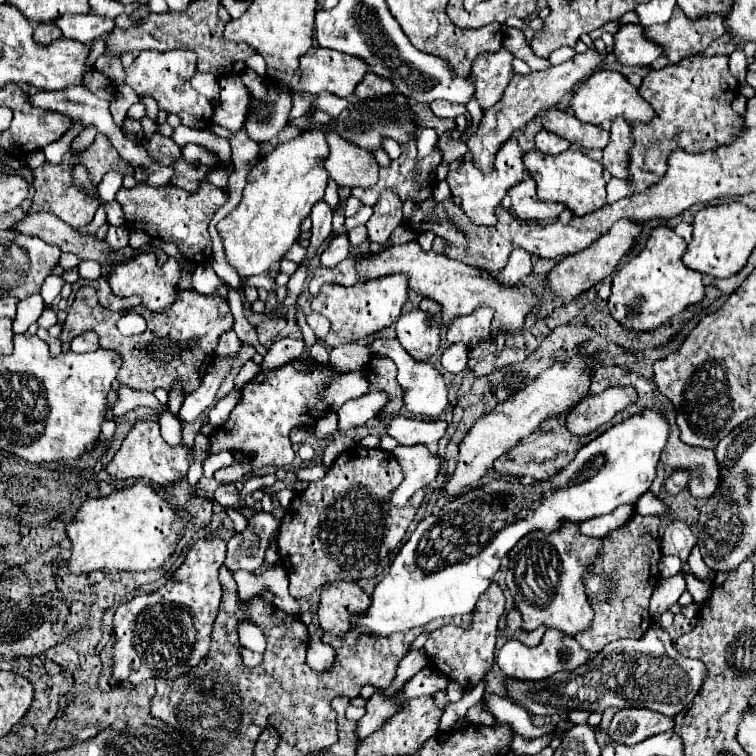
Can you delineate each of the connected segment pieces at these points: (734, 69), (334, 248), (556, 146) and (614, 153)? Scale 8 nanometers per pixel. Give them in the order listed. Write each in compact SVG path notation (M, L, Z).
M737 48L737 50L729 56L729 68L731 68L731 74L733 74L739 82L745 82L745 74L747 74L747 58L745 58L743 48Z
M339 234L323 250L319 260L321 260L321 266L337 266L347 256L349 256L349 238L347 238L347 234Z
M541 130L541 132L537 132L537 136L535 136L535 148L537 148L539 152L543 152L543 154L561 154L561 152L565 152L569 146L571 146L571 144L569 144L565 138L561 138L561 136L557 136L557 134L551 134L551 132L547 132L547 130Z
M615 118L611 126L611 142L603 150L603 166L613 178L629 178L629 150L633 146L631 126L625 118Z

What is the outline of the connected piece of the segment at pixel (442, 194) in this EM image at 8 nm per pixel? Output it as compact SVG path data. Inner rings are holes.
M445 180L438 181L433 188L433 199L435 202L441 202L447 198L452 197L449 186Z

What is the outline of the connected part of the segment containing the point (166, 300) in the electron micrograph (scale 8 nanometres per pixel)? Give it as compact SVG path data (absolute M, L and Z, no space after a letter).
M141 252L139 256L131 258L129 262L121 264L121 266L113 266L111 274L107 276L107 282L115 296L121 296L121 298L141 296L143 306L147 306L153 312L159 312L159 310L171 306L173 300L177 298L179 278L181 278L181 268L175 258L167 258L163 264L159 264L155 252Z

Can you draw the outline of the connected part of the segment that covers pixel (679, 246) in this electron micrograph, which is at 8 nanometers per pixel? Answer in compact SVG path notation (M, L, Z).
M657 226L651 232L645 248L633 260L621 266L621 270L613 276L609 296L609 312L621 326L633 332L657 330L687 306L703 300L705 286L701 282L701 274L689 270L681 260L685 250L687 242L681 236L667 226Z

